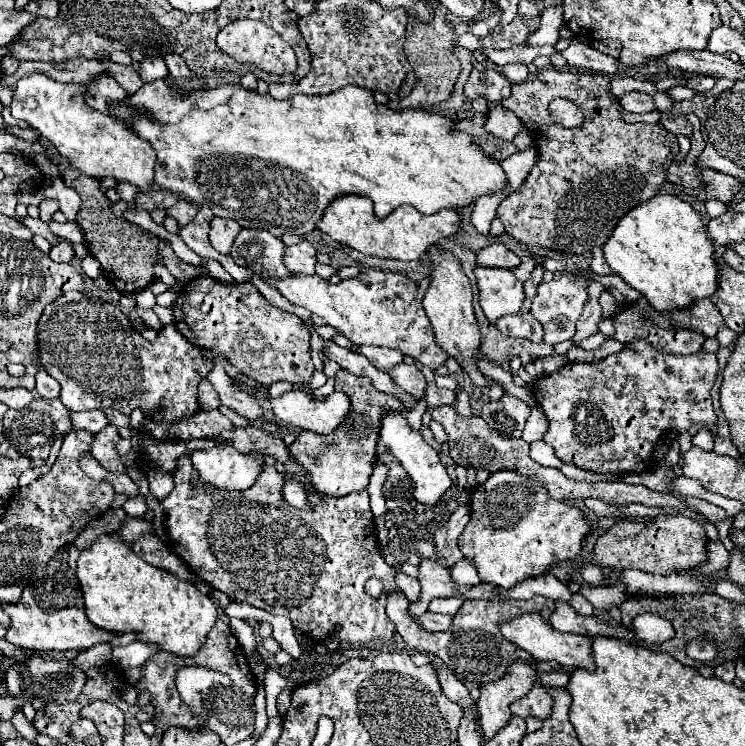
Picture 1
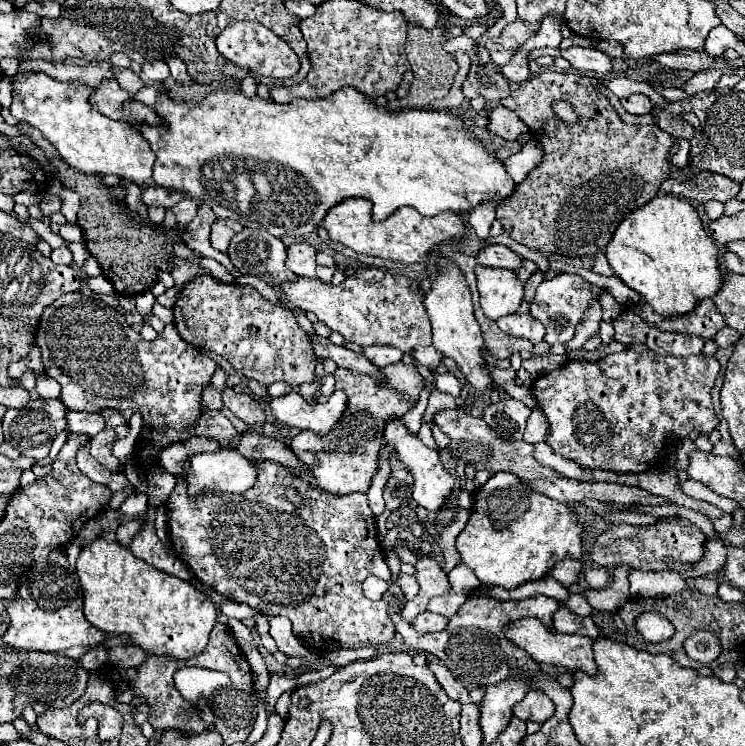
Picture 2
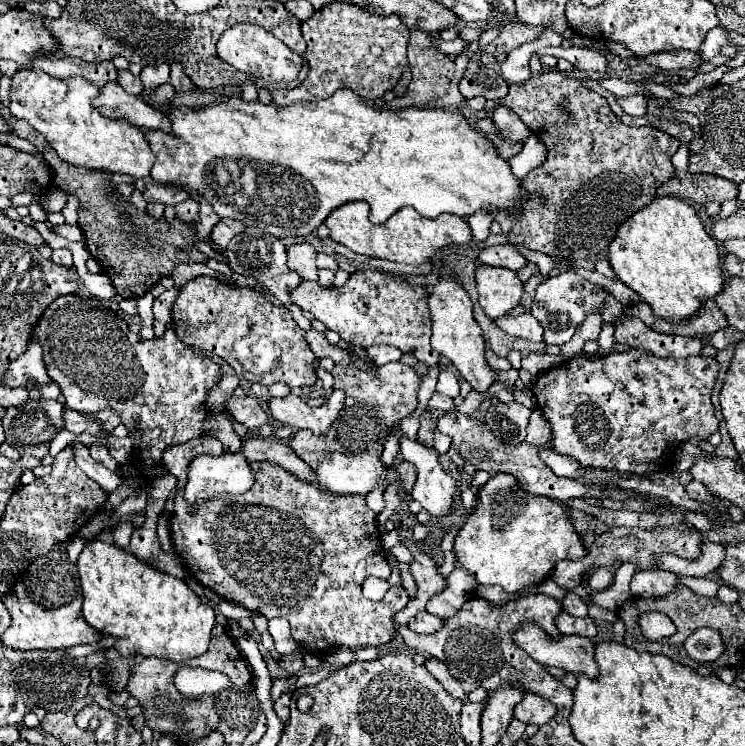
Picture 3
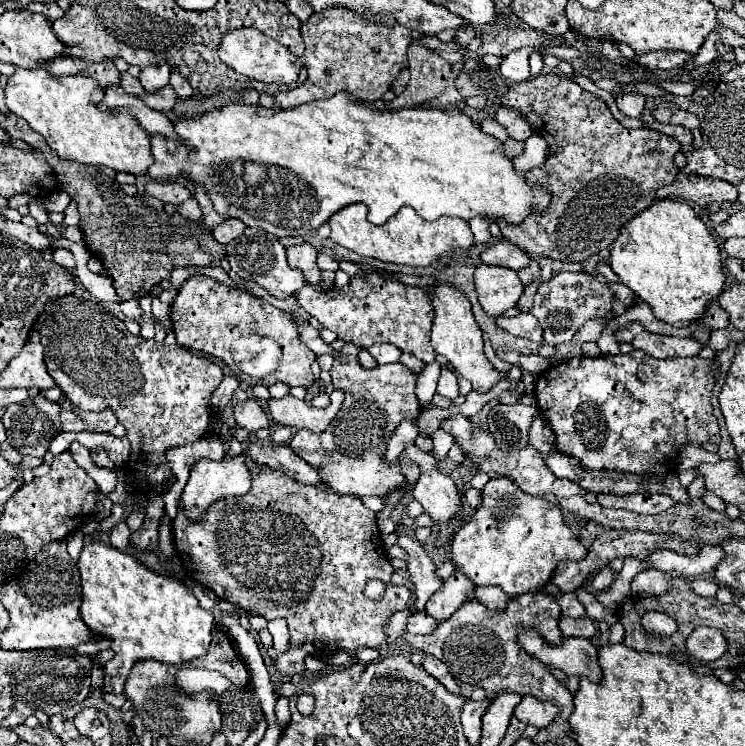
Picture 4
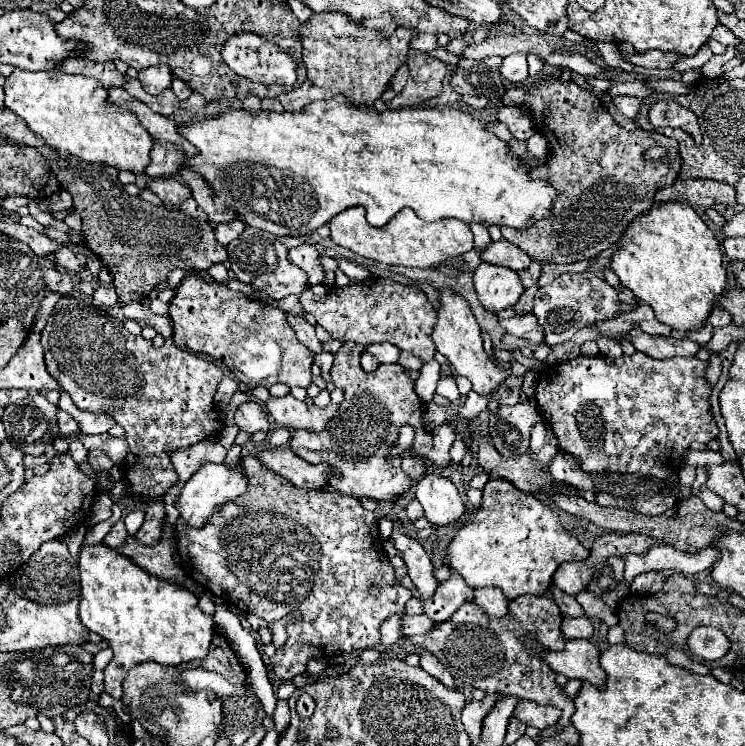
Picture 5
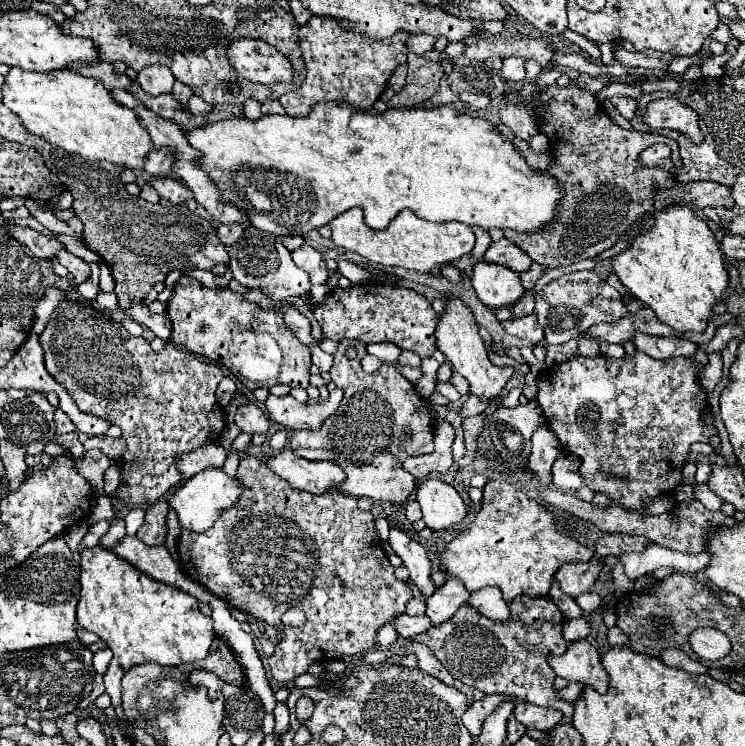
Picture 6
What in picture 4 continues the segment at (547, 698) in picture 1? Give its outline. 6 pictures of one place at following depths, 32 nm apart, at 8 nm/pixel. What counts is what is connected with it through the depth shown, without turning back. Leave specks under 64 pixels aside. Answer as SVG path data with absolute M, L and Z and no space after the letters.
M524 696L522 702L514 708L514 716L524 724L544 728L558 716L558 708L550 702L536 700L534 696Z

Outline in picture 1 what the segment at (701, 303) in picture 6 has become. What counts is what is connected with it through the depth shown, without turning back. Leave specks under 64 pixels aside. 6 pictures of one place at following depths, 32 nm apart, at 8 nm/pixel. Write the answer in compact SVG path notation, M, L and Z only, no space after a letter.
M658 194L652 200L646 200L644 204L632 208L632 212L624 214L602 250L612 272L622 276L632 288L636 288L658 312L672 308L688 308L696 298L712 296L718 288L718 268L716 260L712 258L714 246L704 232L700 214L688 202L674 194Z

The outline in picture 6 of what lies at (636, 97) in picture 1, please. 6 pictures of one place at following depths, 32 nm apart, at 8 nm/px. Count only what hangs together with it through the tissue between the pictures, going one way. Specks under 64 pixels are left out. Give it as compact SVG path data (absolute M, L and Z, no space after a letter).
M612 98L612 104L618 108L618 112L620 112L624 118L628 118L628 120L634 118L636 106L638 106L634 98Z

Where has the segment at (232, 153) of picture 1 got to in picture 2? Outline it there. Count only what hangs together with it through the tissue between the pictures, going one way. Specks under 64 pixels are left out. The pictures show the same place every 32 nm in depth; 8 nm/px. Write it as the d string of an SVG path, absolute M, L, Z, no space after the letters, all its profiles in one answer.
M152 84L152 86L140 88L138 94L136 94L136 100L140 100L142 104L148 104L148 108L156 108L156 112L160 112L160 120L164 120L164 124L168 124L168 128L148 128L148 124L144 124L144 128L140 128L140 124L136 124L142 138L150 142L150 148L156 154L152 178L158 186L174 190L174 192L182 192L184 196L188 196L192 200L198 200L200 204L208 204L218 218L240 220L240 224L246 226L246 228L264 228L276 238L282 238L286 234L288 236L304 236L304 234L314 232L314 228L318 228L318 224L322 222L328 208L334 206L336 202L344 200L344 198L350 198L350 196L368 198L374 204L372 218L376 222L380 222L380 220L388 218L394 210L398 210L400 206L412 206L424 216L436 216L442 210L470 212L480 200L486 200L486 198L506 200L514 192L514 182L508 178L508 174L504 170L504 164L496 156L488 154L484 150L482 142L474 134L464 130L460 118L456 118L452 114L446 114L446 112L436 112L436 110L400 110L400 112L392 112L384 106L376 106L368 96L356 92L356 88L342 88L342 90L336 90L332 96L326 96L326 98L316 98L316 100L296 98L288 104L278 104L272 98L260 98L260 96L248 98L242 90L232 90L232 88L220 88L220 90L204 96L204 100L178 102L164 90L164 84Z

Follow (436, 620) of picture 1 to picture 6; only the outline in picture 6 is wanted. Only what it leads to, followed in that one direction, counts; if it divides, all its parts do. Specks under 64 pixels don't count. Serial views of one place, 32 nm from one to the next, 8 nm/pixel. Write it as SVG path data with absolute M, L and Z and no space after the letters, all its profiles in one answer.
M400 614L400 616L396 618L396 626L398 626L400 638L412 638L412 636L416 636L416 634L428 632L428 628L432 626L432 622L430 622L426 616Z

